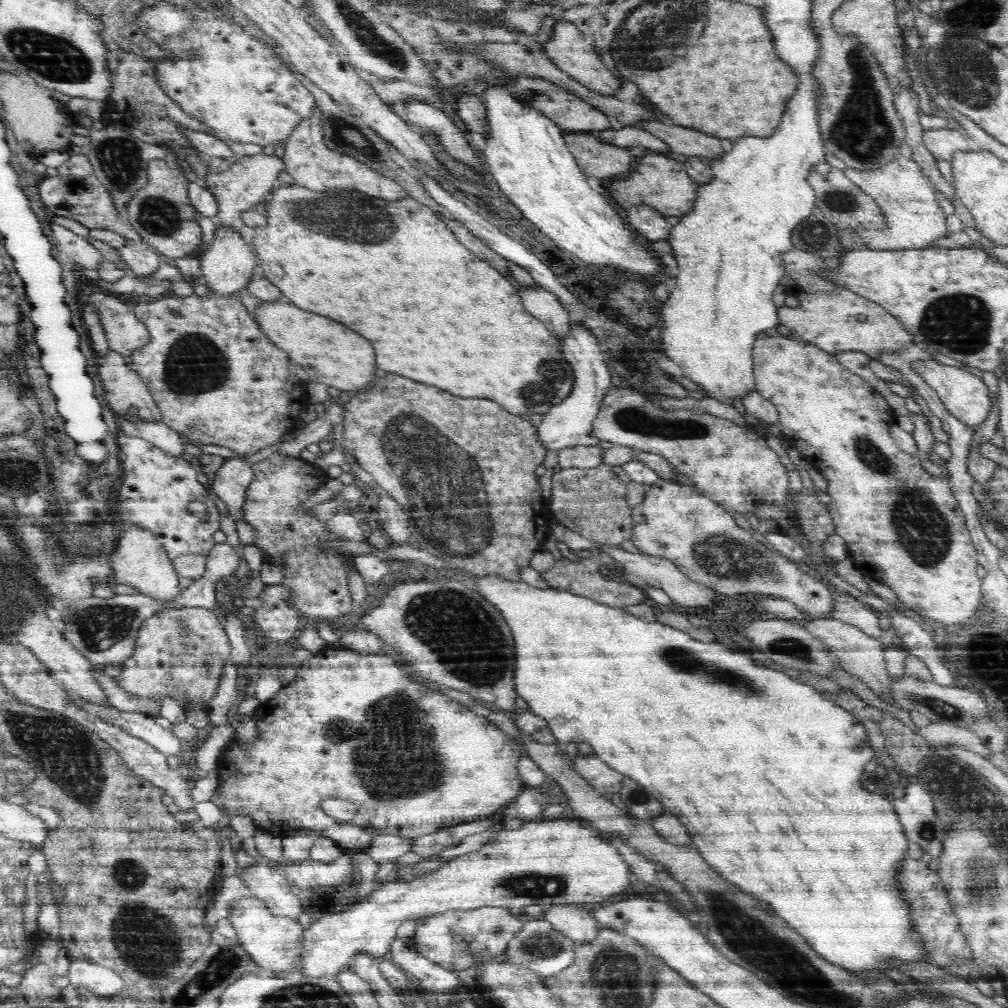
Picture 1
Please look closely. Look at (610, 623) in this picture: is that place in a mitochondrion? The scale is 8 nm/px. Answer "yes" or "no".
no

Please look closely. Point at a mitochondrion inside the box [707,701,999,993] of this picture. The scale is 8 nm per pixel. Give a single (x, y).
(973, 848)

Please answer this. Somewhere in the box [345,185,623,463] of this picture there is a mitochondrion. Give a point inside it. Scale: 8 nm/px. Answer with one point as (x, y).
(550, 378)

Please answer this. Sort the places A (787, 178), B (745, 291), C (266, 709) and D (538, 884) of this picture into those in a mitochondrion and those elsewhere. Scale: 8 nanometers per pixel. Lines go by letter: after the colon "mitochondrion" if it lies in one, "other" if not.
A: other
B: other
C: other
D: mitochondrion

